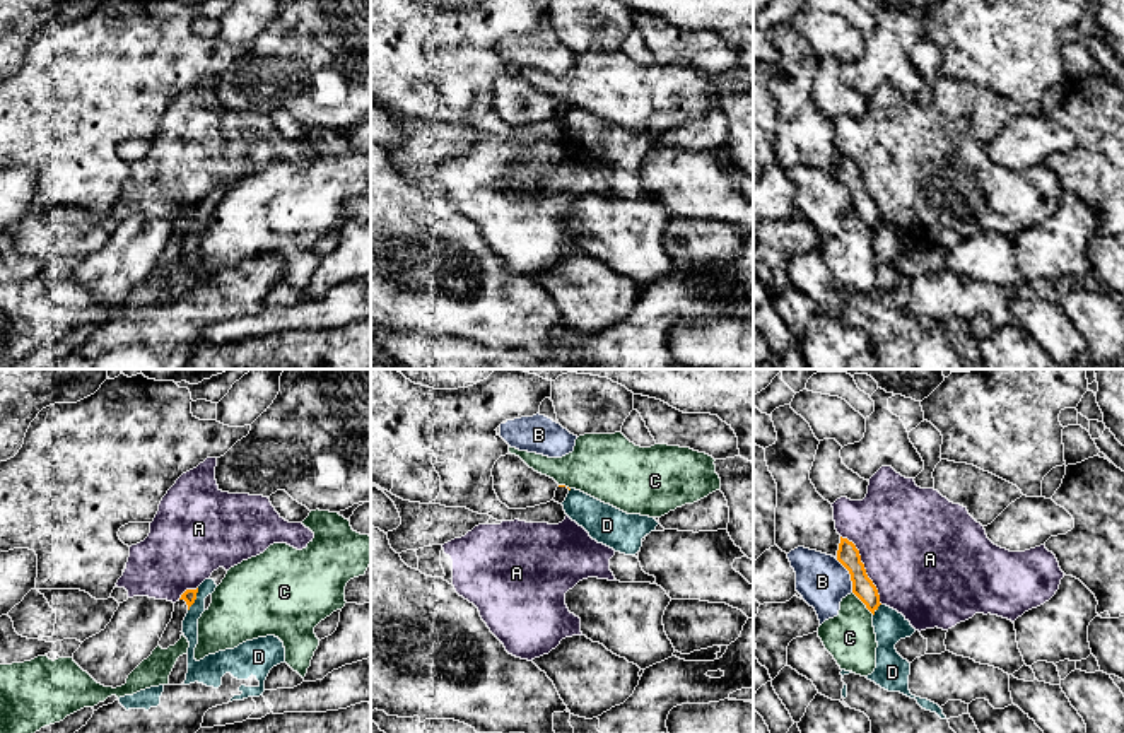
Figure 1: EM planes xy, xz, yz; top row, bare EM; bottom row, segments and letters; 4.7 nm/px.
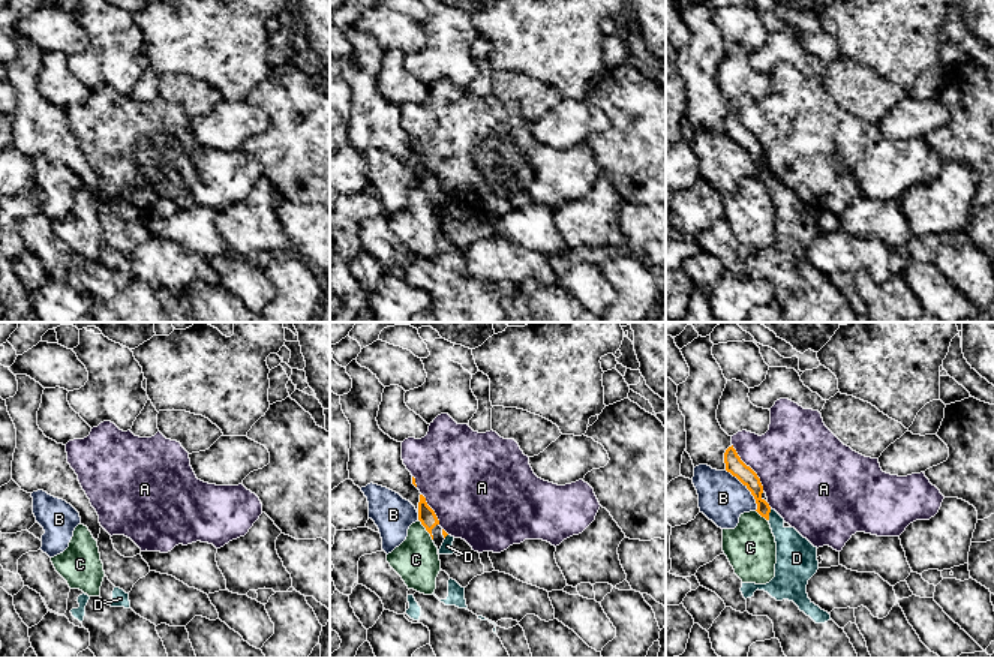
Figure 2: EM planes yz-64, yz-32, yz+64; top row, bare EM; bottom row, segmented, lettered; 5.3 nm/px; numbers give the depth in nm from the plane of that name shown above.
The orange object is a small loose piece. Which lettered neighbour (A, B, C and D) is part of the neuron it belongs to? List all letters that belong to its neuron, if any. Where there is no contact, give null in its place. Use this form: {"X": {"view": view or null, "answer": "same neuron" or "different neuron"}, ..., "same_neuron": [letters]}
{"A": {"view": "yz", "answer": "different neuron"}, "B": {"view": "yz", "answer": "different neuron"}, "C": {"view": "yz", "answer": "different neuron"}, "D": {"view": "xy", "answer": "different neuron"}, "same_neuron": []}

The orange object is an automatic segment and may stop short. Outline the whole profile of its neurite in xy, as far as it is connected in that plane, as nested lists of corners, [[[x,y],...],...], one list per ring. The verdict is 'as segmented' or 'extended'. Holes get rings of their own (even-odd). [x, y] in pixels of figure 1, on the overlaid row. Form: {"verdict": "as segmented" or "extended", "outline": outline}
{"verdict": "extended", "outline": [[[186,589],[181,598],[174,603],[174,612],[173,612],[173,619],[167,624],[159,646],[162,649],[167,649],[169,646],[174,646],[179,639],[181,639],[181,630],[183,630],[183,620],[190,610],[190,607],[195,603],[196,600],[196,589]]]}

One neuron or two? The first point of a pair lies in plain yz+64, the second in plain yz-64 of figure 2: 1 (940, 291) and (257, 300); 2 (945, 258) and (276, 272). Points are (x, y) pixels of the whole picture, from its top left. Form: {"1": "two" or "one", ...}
{"1": "one", "2": "one"}

